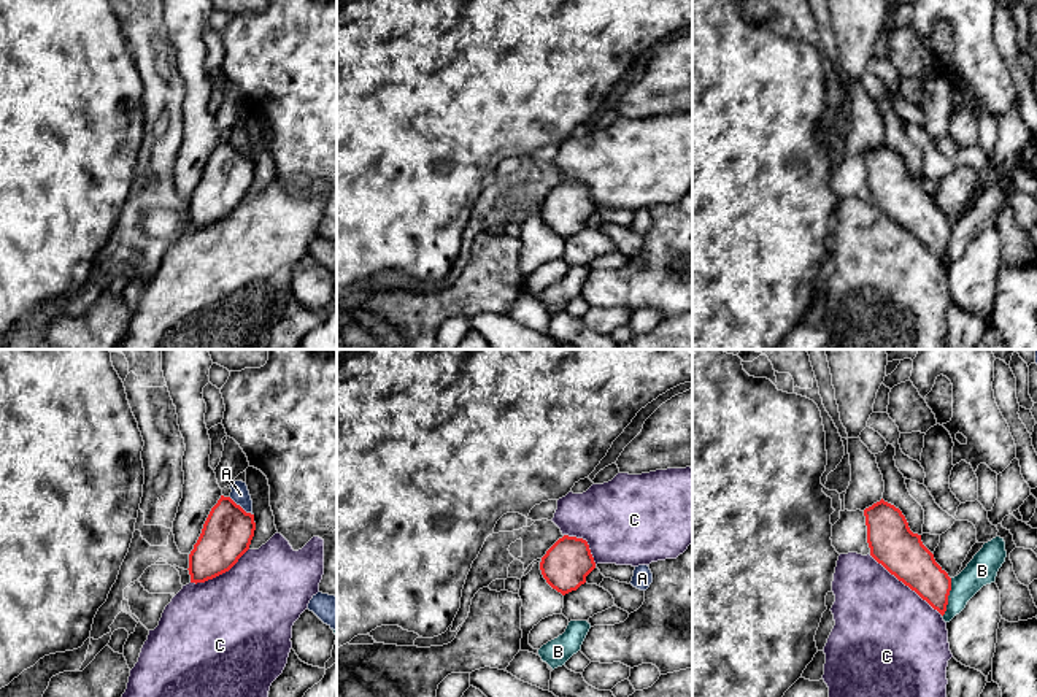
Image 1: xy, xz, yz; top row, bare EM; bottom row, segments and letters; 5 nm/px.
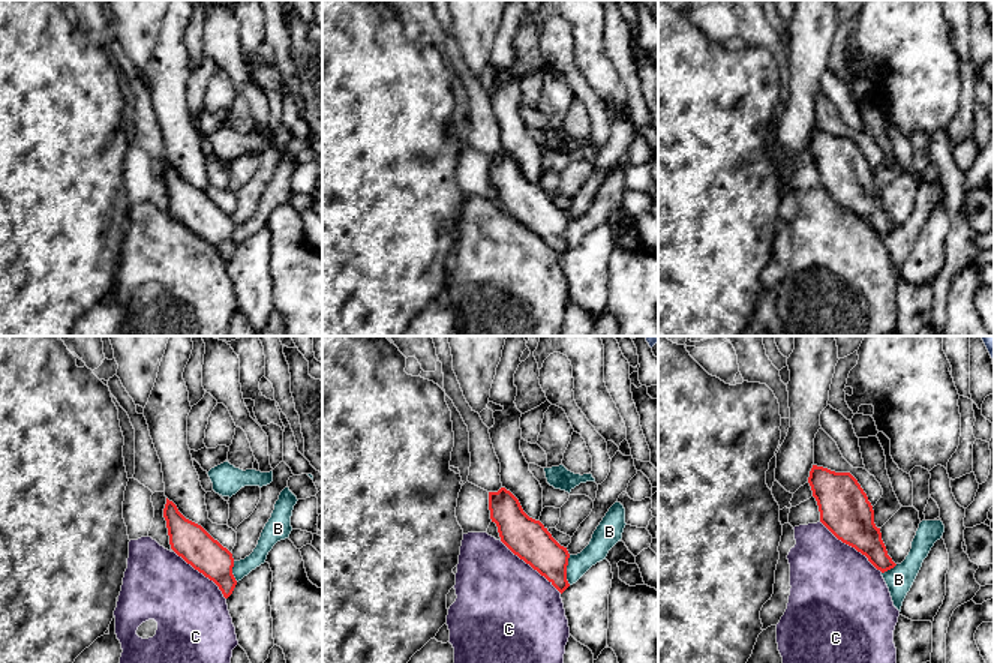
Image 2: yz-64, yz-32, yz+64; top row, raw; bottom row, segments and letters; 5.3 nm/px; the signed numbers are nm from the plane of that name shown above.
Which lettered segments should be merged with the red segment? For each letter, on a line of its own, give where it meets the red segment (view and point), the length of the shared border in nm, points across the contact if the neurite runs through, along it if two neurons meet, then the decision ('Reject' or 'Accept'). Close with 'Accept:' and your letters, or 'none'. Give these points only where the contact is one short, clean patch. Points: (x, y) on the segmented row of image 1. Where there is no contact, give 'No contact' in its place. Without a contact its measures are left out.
A: Touches red at xy (239, 505). Shared border 150 nm. Boundary: xy (229, 497), (251, 515). Reject
B: Touches red at yz (947, 597). Shared border 200 nm. Boundary: yz (952, 578), (947, 610), (942, 616). Reject
C: Touches red at yz (905, 585). Shared border 480 nm. Accept
Accept: C

